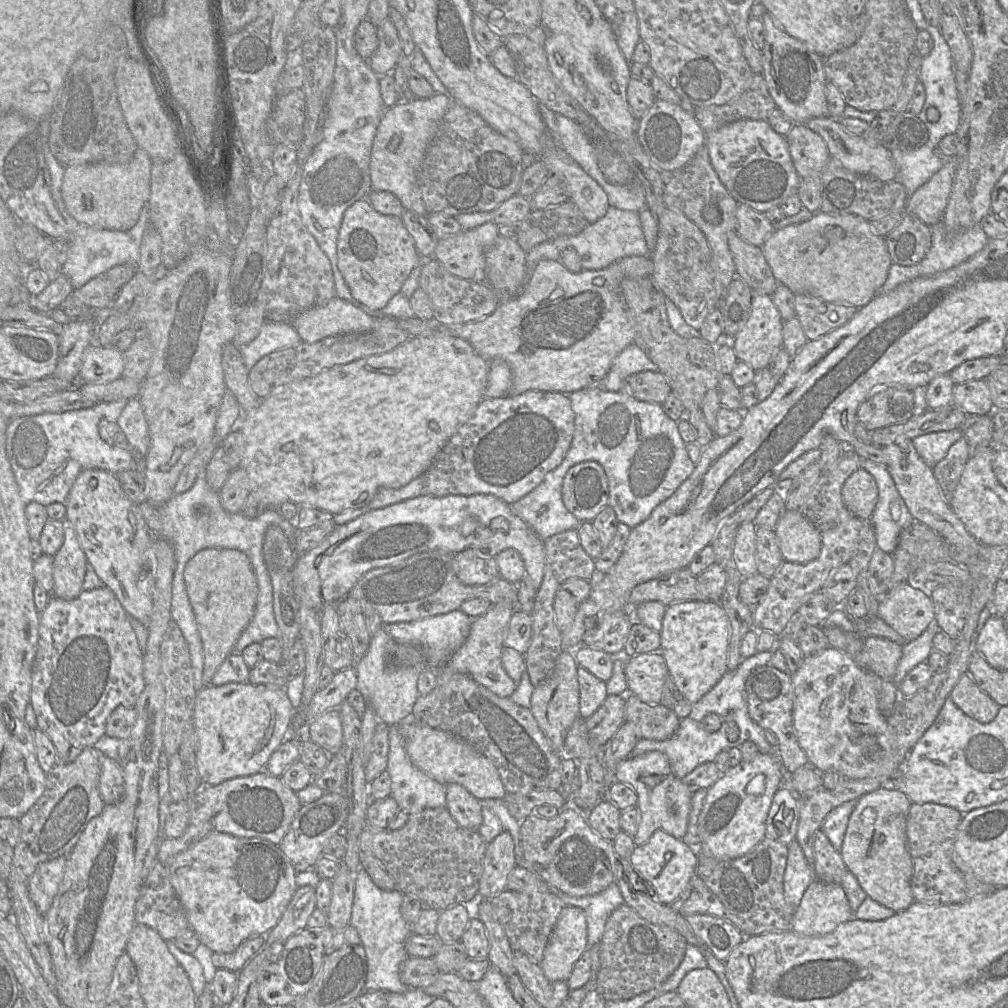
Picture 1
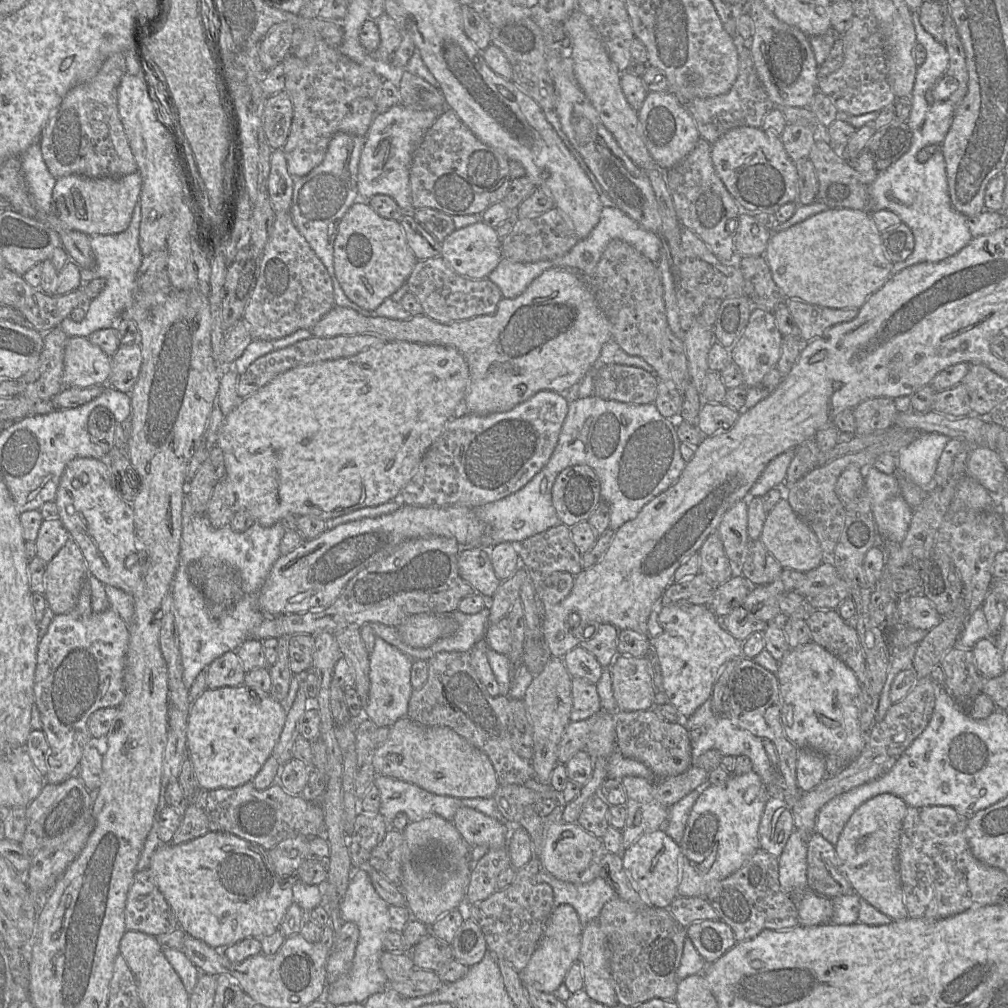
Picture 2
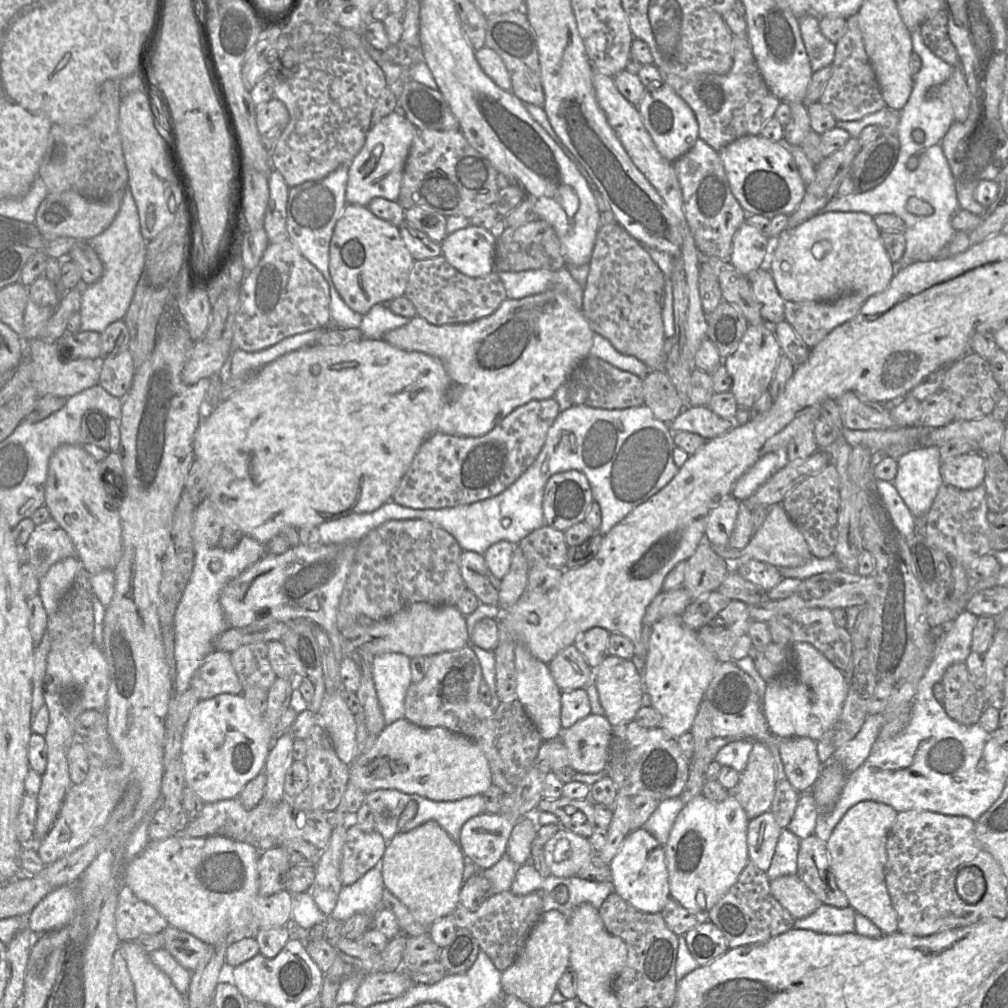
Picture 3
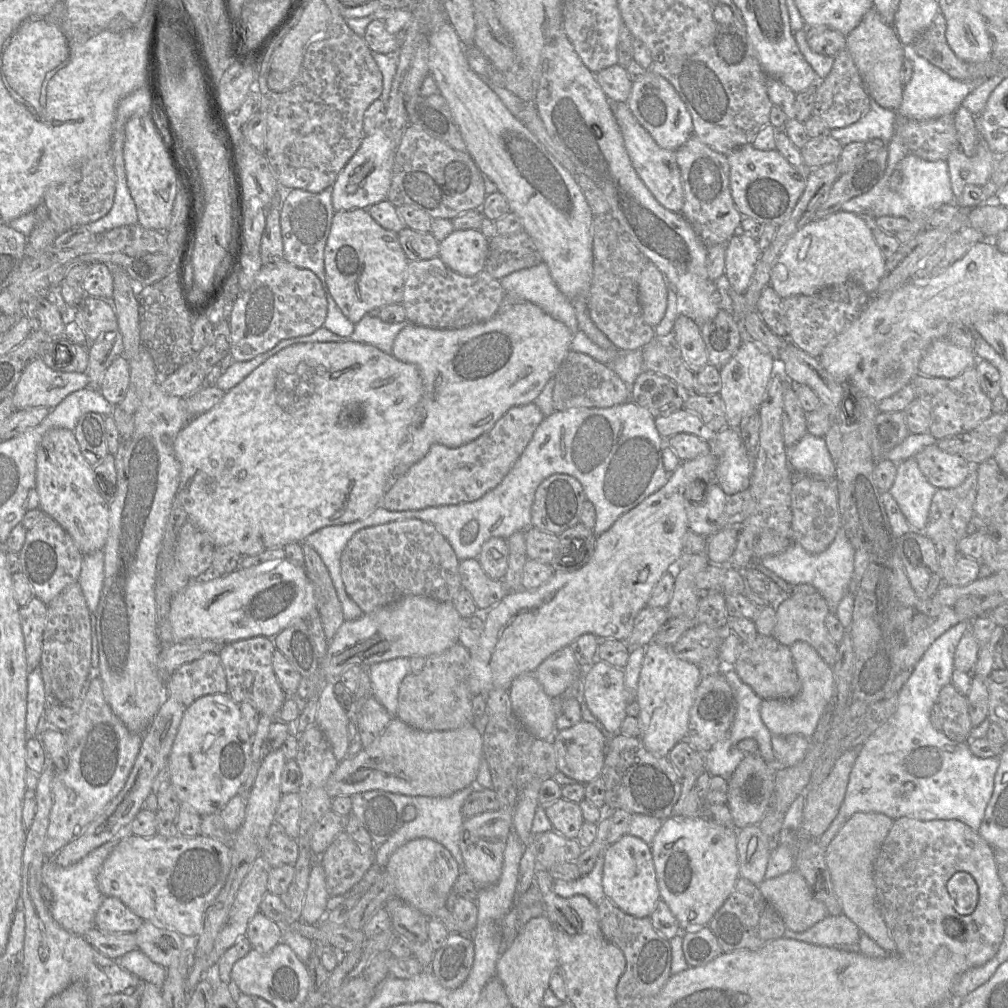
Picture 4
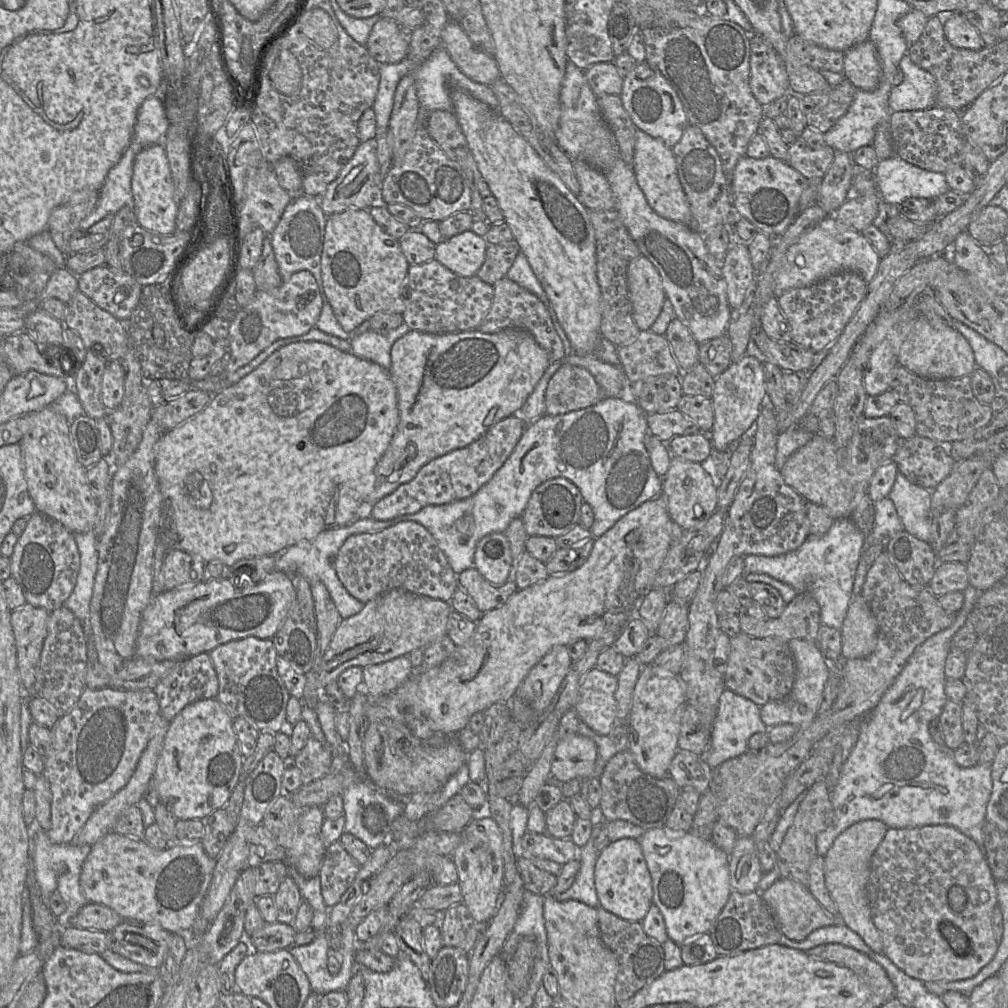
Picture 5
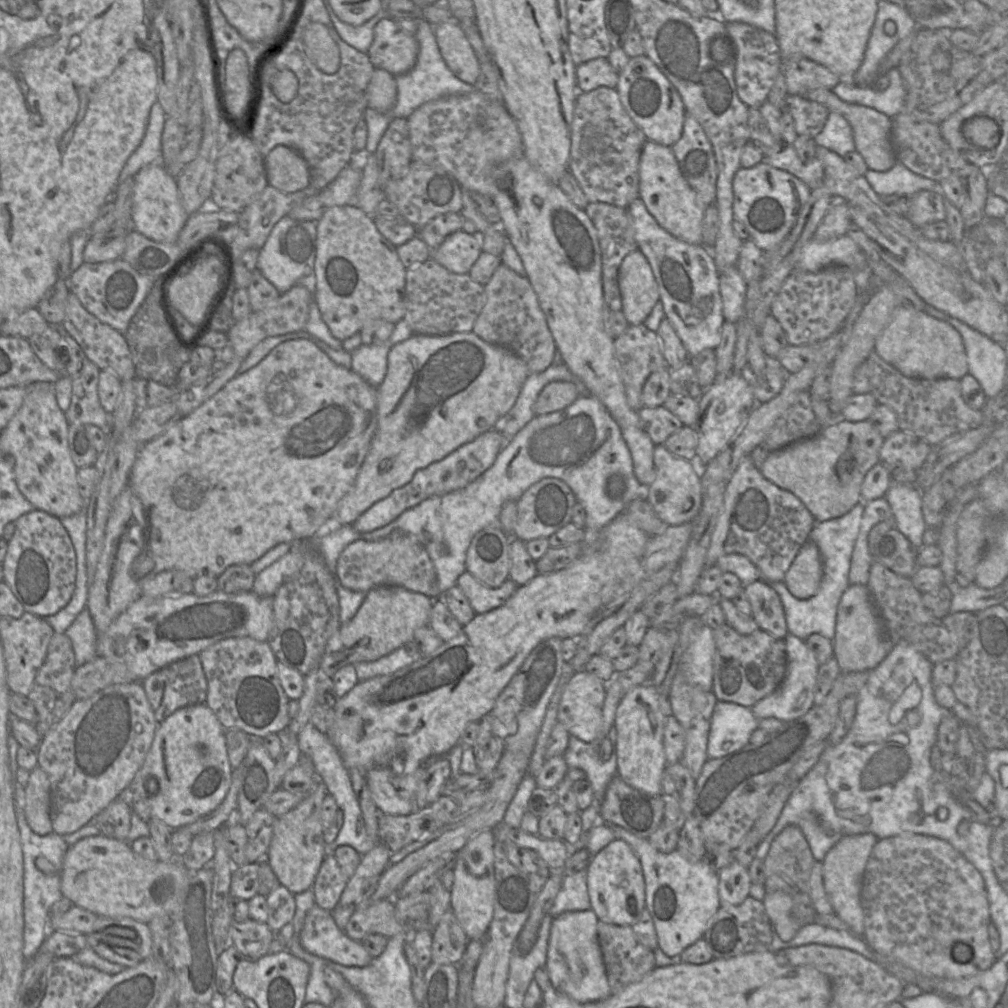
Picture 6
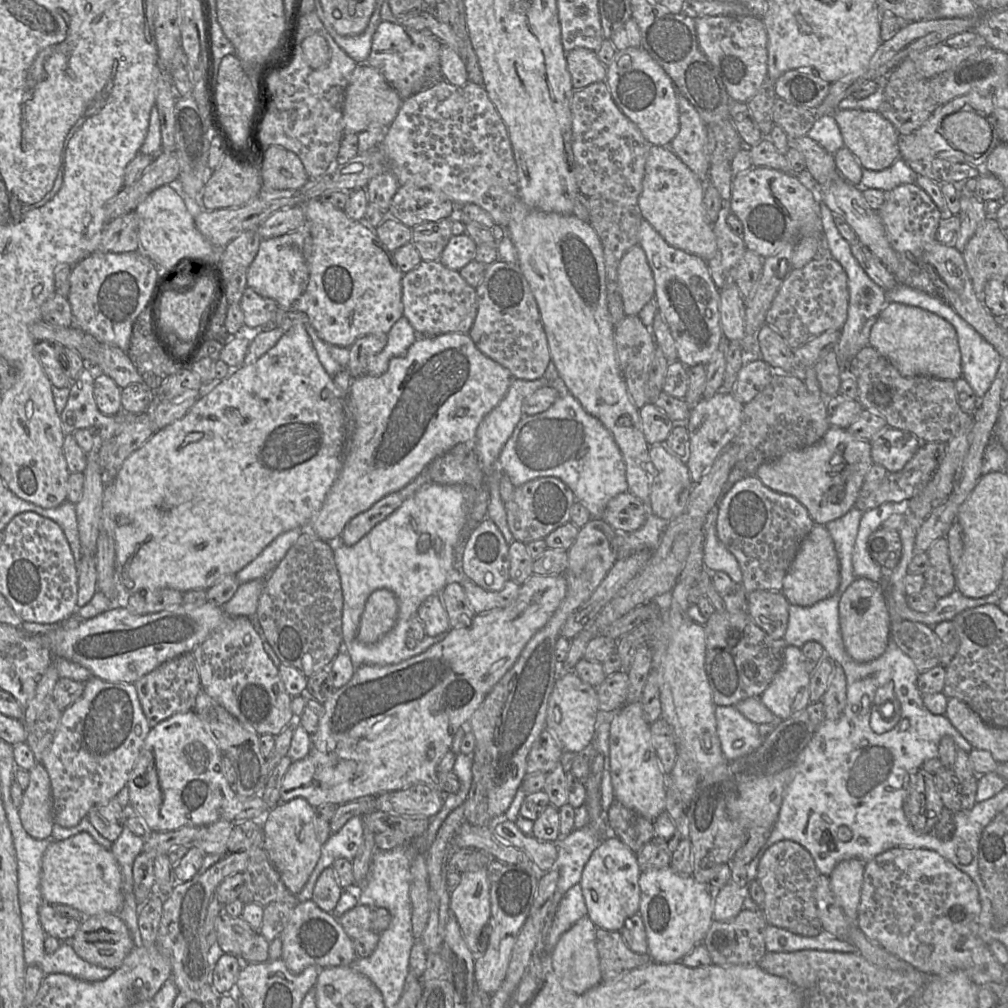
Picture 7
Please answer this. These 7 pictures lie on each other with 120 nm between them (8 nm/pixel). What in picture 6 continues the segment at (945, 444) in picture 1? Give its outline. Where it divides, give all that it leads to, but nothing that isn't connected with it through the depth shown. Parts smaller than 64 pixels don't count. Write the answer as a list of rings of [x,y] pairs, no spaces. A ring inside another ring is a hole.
[[[893,481],[885,494],[893,515],[895,527],[919,550],[928,528],[922,512],[922,492],[912,484]]]

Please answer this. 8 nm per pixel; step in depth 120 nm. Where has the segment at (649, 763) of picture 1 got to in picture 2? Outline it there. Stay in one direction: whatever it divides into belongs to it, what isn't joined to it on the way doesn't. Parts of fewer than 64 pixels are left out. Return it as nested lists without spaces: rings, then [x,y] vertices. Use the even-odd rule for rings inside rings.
[[[626,776],[621,783],[627,796],[627,817],[621,830],[625,850],[641,835],[662,829],[668,818],[669,807],[661,805],[655,798],[653,779]]]

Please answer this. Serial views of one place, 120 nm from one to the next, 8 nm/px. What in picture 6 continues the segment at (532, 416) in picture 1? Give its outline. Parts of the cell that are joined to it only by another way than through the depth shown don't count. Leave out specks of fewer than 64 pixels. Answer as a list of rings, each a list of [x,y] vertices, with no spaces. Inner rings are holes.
[[[496,429],[485,432],[444,459],[415,472],[409,483],[394,489],[389,496],[374,503],[360,515],[352,524],[353,528],[361,533],[372,532],[386,526],[404,511],[418,505],[427,498],[444,495],[466,487],[494,464],[506,442],[507,439]]]

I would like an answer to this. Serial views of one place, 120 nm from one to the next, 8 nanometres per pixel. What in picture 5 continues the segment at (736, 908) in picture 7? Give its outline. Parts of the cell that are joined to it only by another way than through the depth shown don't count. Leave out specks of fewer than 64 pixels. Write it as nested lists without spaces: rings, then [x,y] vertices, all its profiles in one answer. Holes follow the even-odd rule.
[[[751,836],[737,838],[729,858],[729,874],[732,890],[741,893],[757,891],[764,872],[757,845]]]

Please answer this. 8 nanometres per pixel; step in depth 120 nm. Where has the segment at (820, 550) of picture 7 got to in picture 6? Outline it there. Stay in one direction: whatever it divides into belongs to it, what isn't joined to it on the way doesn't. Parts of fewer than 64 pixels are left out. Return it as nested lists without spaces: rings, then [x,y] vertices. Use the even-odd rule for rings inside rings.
[[[809,539],[803,544],[786,572],[784,583],[797,599],[809,599],[818,591],[823,576],[818,547]]]

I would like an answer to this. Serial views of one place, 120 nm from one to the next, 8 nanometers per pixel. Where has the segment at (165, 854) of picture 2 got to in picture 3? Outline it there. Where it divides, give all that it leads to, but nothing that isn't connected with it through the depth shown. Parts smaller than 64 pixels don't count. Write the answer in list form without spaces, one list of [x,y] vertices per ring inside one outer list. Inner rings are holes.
[[[175,834],[162,840],[150,840],[138,856],[130,862],[127,862],[123,871],[123,884],[129,886],[137,898],[153,906],[167,920],[171,927],[190,933],[207,945],[215,945],[220,941],[226,941],[227,945],[230,945],[245,937],[255,937],[255,934],[261,929],[284,927],[292,918],[294,895],[289,891],[282,890],[267,897],[259,894],[257,864],[260,853],[261,852],[251,844],[224,836],[188,837],[182,834]]]

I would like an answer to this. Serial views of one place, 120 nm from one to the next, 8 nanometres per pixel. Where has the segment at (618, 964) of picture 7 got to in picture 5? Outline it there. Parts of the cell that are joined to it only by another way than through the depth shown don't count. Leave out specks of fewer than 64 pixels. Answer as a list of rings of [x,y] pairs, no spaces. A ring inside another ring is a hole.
[[[602,906],[597,907],[597,911],[601,939],[614,953],[619,964],[615,983],[615,998],[618,1005],[630,999],[665,972],[664,949],[660,942],[645,933],[640,921],[622,919]]]

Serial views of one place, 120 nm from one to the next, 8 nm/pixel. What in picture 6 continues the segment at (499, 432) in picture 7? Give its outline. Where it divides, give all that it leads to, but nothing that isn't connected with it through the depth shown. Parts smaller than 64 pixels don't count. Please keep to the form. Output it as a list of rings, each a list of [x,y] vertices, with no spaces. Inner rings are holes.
[[[565,364],[550,366],[543,372],[530,374],[523,384],[514,406],[493,429],[501,432],[506,439],[513,438],[535,417],[534,404],[543,388],[547,384],[557,381],[573,383],[579,396],[587,395],[588,390],[583,382]]]

